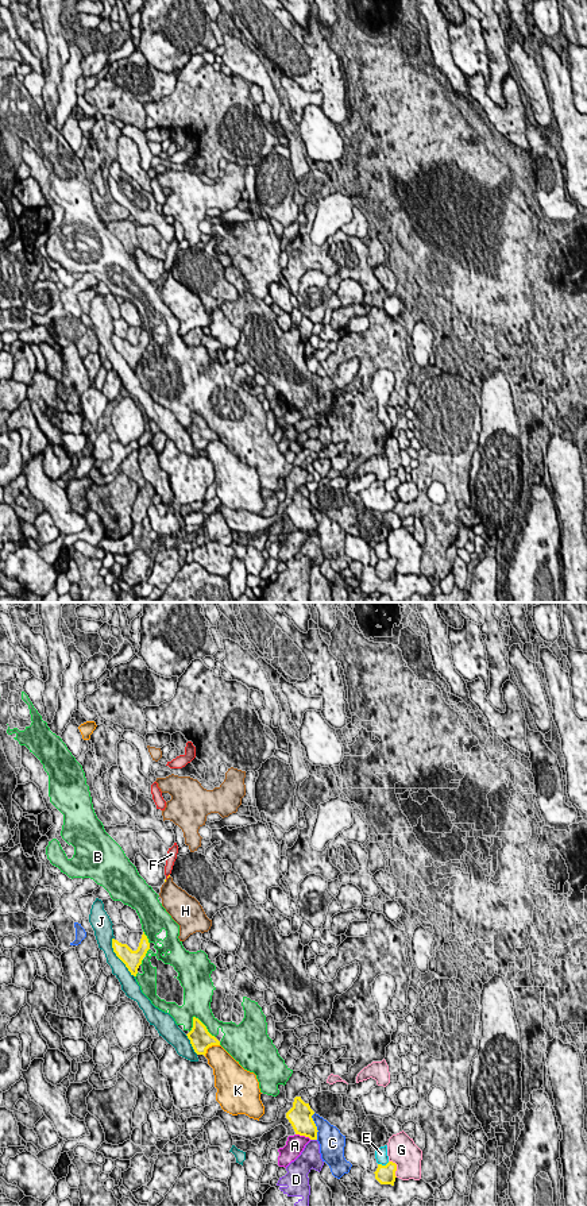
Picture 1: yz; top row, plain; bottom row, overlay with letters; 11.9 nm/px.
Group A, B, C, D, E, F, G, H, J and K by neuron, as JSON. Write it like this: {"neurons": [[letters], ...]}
{"neurons": [["A"], ["B"], ["C"], ["D"], ["E"], ["F"], ["G"], ["H"], ["J"], ["K"]]}

